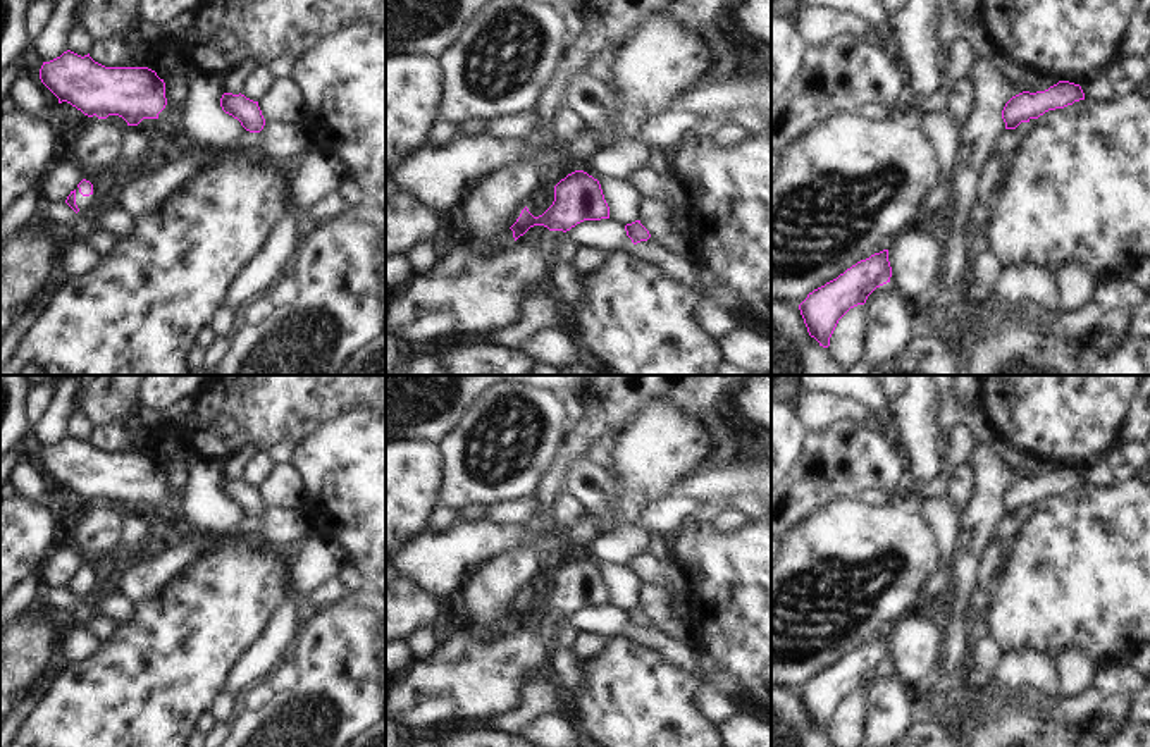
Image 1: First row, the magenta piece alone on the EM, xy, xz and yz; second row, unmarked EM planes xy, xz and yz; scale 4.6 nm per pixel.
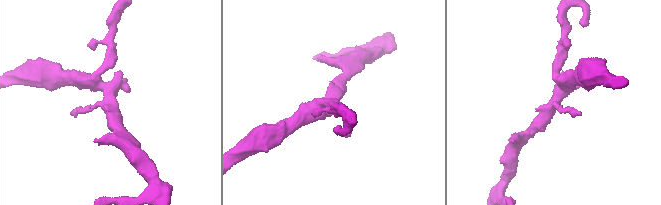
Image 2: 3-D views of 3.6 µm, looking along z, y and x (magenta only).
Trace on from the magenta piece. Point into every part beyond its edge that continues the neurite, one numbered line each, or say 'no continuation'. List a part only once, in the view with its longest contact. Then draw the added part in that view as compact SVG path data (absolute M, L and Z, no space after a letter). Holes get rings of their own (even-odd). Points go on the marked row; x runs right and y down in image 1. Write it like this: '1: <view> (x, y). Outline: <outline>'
no continuation

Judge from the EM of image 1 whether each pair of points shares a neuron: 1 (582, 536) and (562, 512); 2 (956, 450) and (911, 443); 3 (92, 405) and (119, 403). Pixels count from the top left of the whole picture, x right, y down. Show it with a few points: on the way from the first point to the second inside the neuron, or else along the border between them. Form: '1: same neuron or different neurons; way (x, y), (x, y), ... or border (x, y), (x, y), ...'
1: different neurons; border (586, 513), (575, 525), (565, 529)
2: different neurons; border (940, 456), (933, 479), (918, 479), (906, 469)
3: same neuron; way (98, 403), (112, 403)

